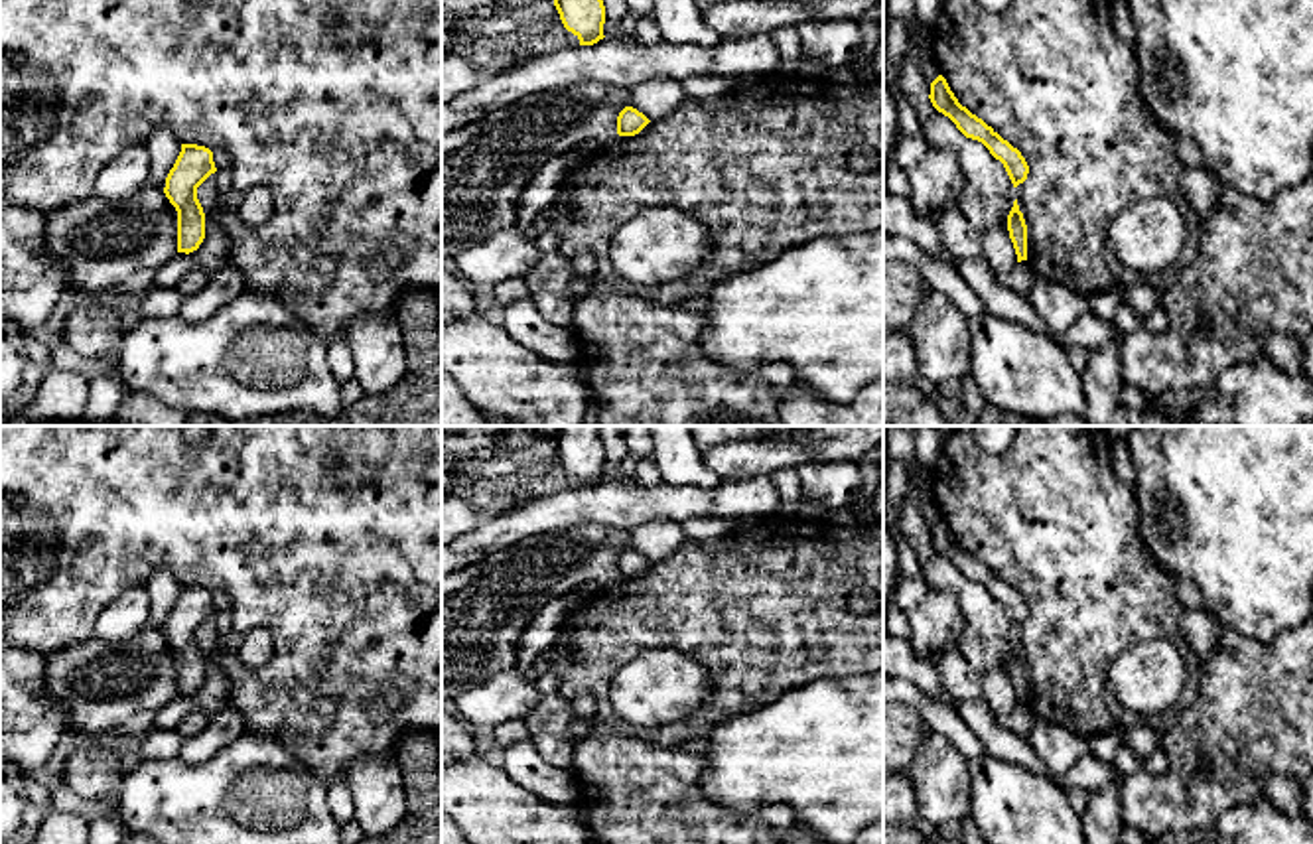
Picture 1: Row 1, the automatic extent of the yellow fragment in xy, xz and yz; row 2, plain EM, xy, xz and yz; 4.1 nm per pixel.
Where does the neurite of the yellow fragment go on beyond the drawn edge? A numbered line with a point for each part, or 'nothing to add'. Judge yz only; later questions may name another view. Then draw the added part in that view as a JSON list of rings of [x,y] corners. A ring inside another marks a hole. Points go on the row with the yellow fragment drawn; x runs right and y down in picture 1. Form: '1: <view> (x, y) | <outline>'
nothing to add

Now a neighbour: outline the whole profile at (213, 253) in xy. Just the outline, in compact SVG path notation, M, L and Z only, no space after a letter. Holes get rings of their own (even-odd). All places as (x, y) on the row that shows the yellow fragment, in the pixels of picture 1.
M205 217L205 239L197 250L185 254L177 252L158 274L154 286L175 288L179 280L195 270L203 268L215 272L229 264L231 243L223 225L211 217Z

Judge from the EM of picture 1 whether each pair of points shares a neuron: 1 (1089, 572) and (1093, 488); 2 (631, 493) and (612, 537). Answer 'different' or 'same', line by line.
1: same
2: different

